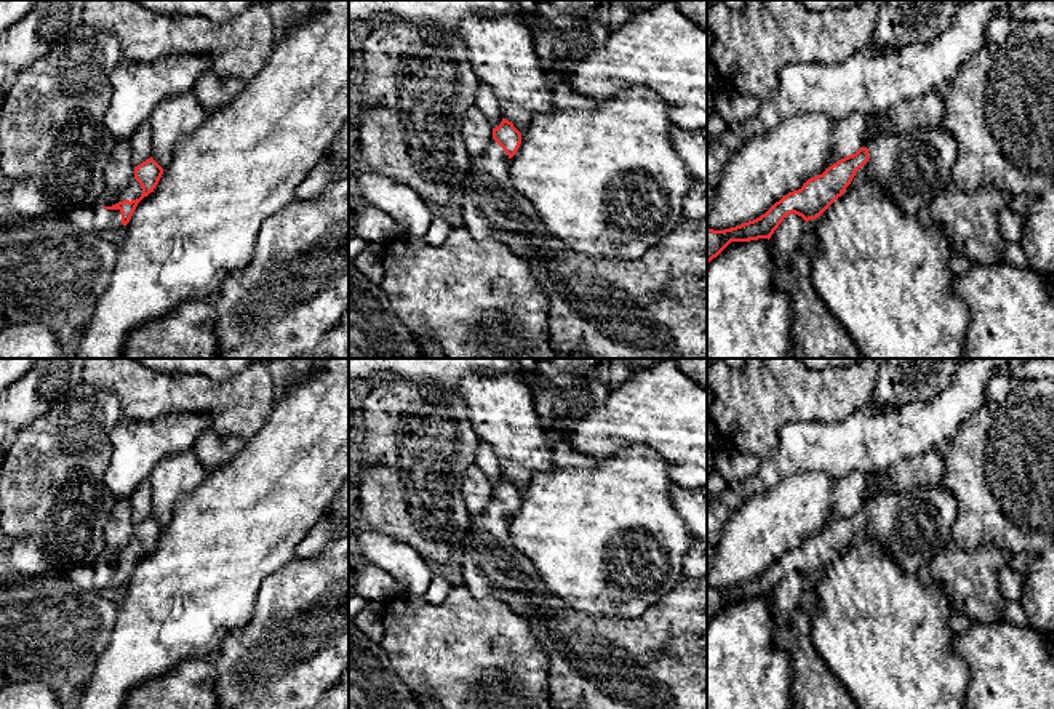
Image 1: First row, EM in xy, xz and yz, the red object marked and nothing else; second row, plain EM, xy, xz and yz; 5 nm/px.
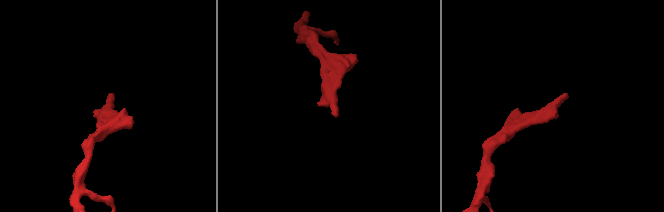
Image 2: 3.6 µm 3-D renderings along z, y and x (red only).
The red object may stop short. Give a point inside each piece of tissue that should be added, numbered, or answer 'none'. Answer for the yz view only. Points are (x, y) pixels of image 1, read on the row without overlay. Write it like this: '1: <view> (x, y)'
1: yz (915, 525)

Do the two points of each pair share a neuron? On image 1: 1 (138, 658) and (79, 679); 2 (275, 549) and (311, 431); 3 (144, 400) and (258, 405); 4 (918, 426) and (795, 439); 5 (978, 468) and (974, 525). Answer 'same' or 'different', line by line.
1: different
2: same
3: same
4: same
5: same

